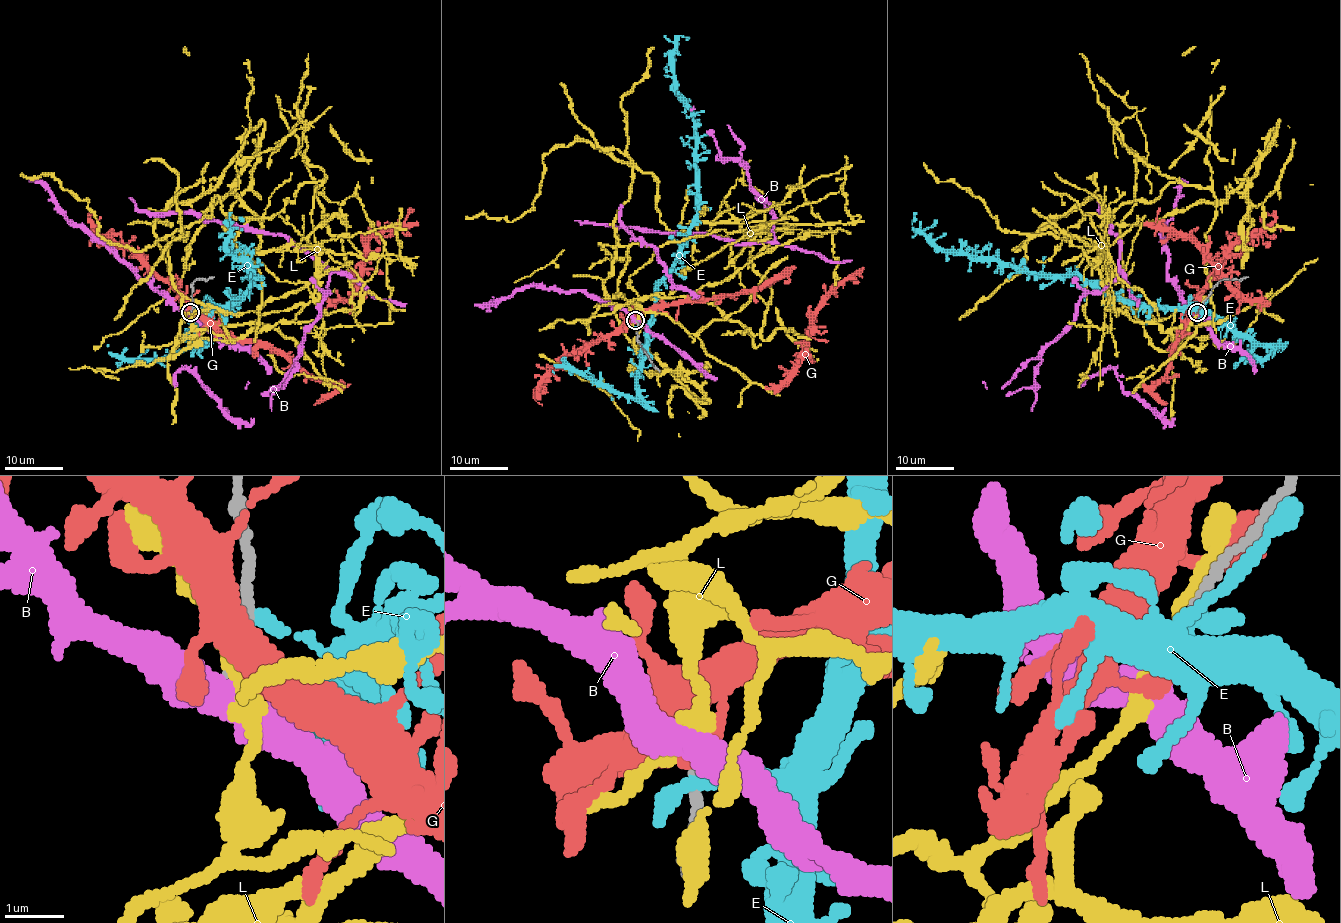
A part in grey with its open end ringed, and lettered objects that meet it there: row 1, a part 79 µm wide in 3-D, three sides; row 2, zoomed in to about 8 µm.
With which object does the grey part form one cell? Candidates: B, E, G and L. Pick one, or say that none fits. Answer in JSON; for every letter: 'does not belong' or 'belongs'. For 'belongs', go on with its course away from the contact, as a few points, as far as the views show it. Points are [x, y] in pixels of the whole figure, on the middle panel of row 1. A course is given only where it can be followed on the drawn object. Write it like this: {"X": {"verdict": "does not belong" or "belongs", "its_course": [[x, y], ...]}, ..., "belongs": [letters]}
{"B": {"verdict": "does not belong"}, "E": {"verdict": "does not belong"}, "G": {"verdict": "does not belong"}, "L": {"verdict": "does not belong"}, "belongs": []}

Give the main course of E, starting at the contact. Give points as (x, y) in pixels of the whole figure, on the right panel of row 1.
E: (1201, 306), (1138, 306), (1073, 275), (1034, 275), (973, 259), (938, 247), (912, 227), (916, 212)

